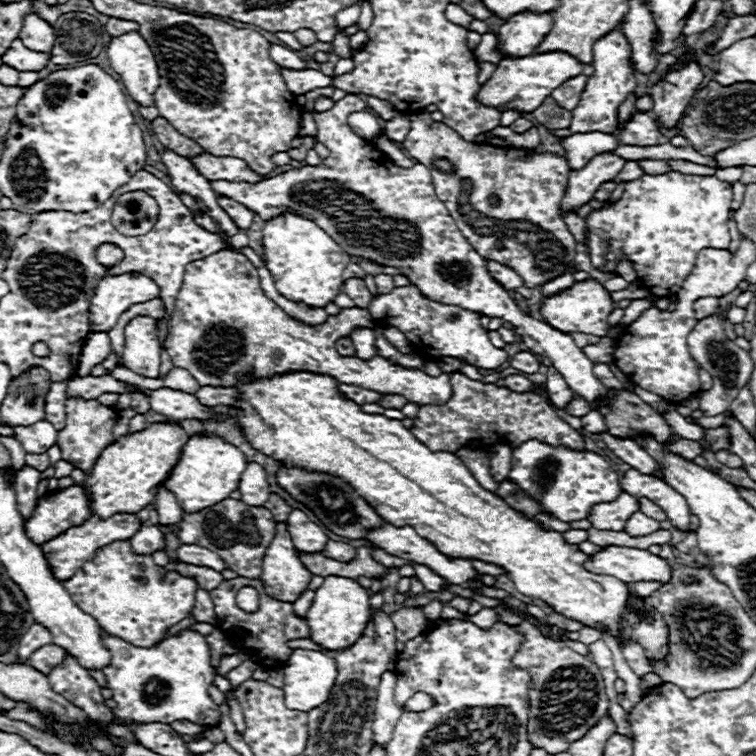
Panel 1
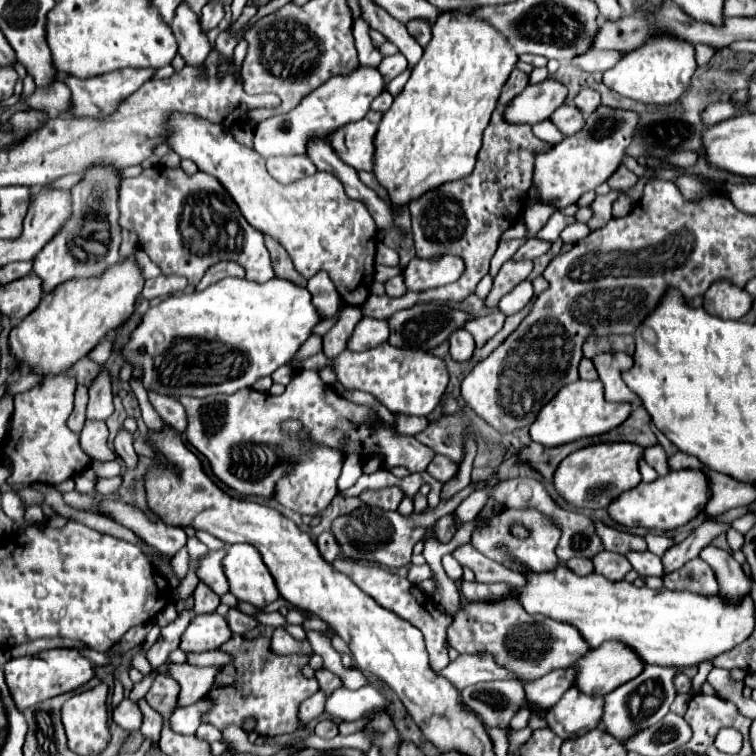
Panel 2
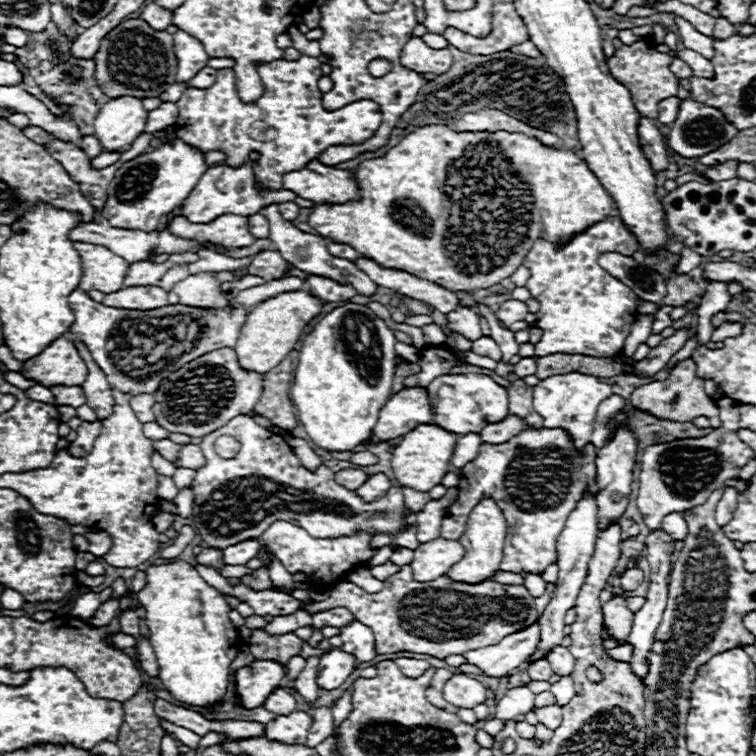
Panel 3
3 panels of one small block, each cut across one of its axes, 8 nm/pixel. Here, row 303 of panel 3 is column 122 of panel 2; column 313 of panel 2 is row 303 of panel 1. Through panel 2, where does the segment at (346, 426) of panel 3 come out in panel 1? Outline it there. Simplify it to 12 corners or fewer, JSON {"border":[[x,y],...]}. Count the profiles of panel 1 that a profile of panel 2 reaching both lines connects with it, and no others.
{"border":[[290,212],[262,230],[264,262],[288,300],[324,308],[350,256]]}

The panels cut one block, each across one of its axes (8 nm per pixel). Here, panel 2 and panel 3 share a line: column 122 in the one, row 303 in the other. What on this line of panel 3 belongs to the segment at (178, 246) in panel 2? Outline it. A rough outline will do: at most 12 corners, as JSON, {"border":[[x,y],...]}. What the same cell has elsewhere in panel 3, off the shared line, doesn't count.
{"border":[[212,272],[190,274],[174,286],[180,304],[226,308]]}

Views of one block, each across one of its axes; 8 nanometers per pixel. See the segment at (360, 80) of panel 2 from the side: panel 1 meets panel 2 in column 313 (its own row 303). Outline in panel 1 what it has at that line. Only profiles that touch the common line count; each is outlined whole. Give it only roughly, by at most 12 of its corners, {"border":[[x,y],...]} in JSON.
{"border":[[144,274],[104,276],[90,302],[92,332],[110,332],[160,288]]}

